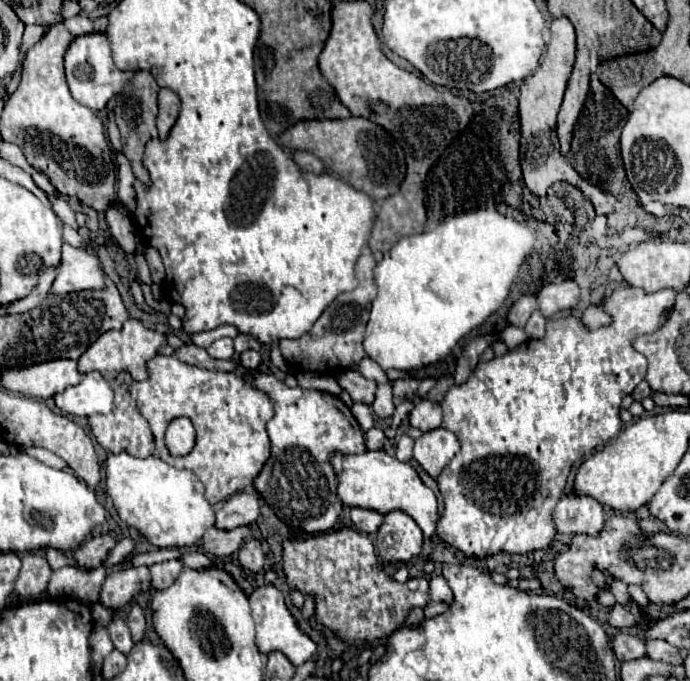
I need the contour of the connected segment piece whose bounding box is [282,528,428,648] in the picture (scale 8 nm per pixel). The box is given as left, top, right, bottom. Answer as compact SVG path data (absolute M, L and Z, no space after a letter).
M354 528L330 530L324 534L314 534L306 540L284 540L282 542L282 570L290 588L300 590L306 596L312 596L316 602L316 620L330 628L342 642L350 646L372 646L372 642L386 638L398 626L404 624L408 612L414 606L428 604L428 578L410 578L408 582L400 584L390 578L378 564L374 546L370 538Z

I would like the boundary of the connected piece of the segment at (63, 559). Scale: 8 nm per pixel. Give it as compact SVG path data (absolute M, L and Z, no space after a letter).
M46 548L46 560L48 560L48 564L52 566L52 570L64 568L64 566L68 566L68 564L74 564L72 556L66 556L64 552L54 550L54 548Z

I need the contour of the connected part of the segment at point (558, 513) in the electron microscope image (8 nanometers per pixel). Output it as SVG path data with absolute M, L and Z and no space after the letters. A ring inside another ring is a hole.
M566 494L554 510L560 534L598 534L604 526L604 508L598 500L584 494Z

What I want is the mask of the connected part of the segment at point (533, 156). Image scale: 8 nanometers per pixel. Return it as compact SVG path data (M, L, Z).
M564 16L552 20L550 32L552 32L552 40L550 40L548 50L544 54L542 66L532 76L524 78L520 84L518 116L520 116L520 164L522 164L524 184L534 196L542 198L542 196L546 196L546 190L552 184L570 182L576 188L580 188L584 192L584 196L594 204L596 214L610 214L614 210L616 198L608 192L602 192L600 188L586 182L584 178L580 178L580 174L560 154L560 148L558 148L556 114L558 114L558 108L562 104L564 88L566 88L566 82L568 82L572 66L574 66L576 38L574 38L574 26Z

